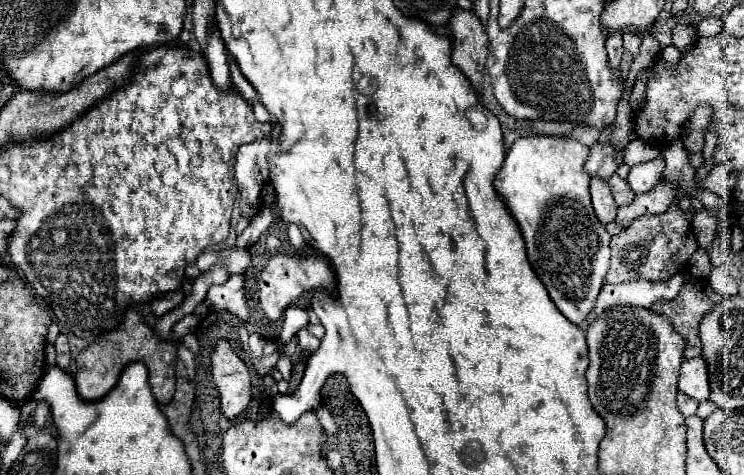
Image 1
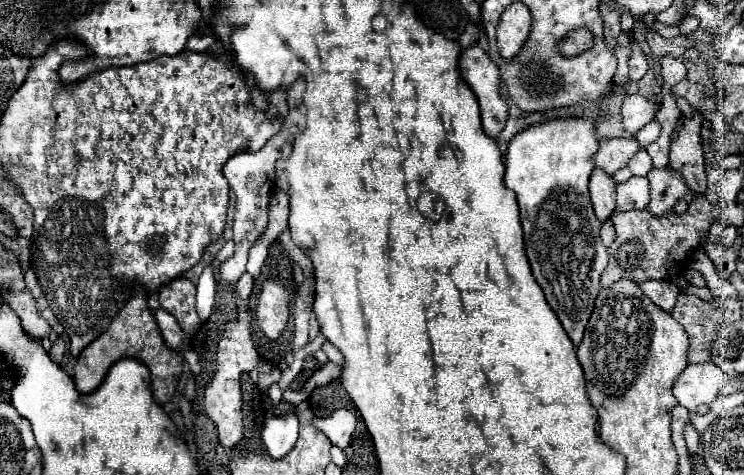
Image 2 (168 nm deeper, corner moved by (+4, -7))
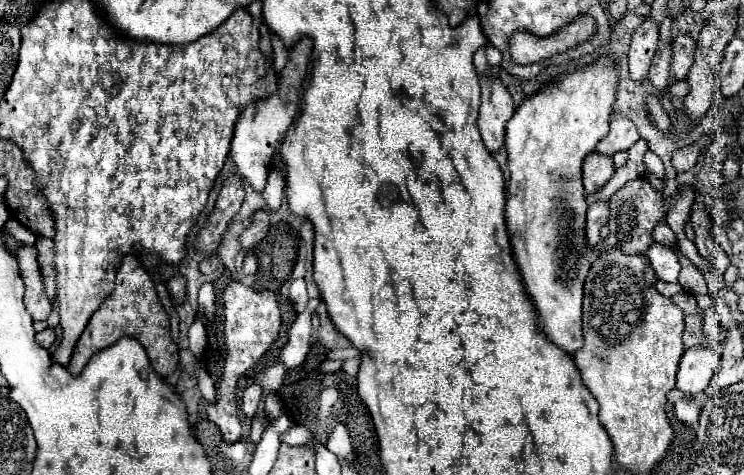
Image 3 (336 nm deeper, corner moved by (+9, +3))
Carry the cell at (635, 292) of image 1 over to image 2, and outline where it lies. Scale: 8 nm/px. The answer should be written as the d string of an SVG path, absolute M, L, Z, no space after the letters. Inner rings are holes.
M647 280L641 284L643 292L665 312L671 312L675 306L675 298L679 294L679 288L669 280Z

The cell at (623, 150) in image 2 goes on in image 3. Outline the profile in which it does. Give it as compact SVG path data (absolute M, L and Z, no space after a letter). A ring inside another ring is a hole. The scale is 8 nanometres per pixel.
M612 116L610 118L610 132L604 140L598 142L596 152L604 154L604 156L612 156L616 152L626 152L638 138L640 138L640 134L628 118Z

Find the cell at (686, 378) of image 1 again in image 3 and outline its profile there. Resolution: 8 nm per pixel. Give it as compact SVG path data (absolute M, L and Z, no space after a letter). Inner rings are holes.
M690 348L680 358L676 388L682 390L686 396L694 396L710 384L718 368L720 356L714 350Z

